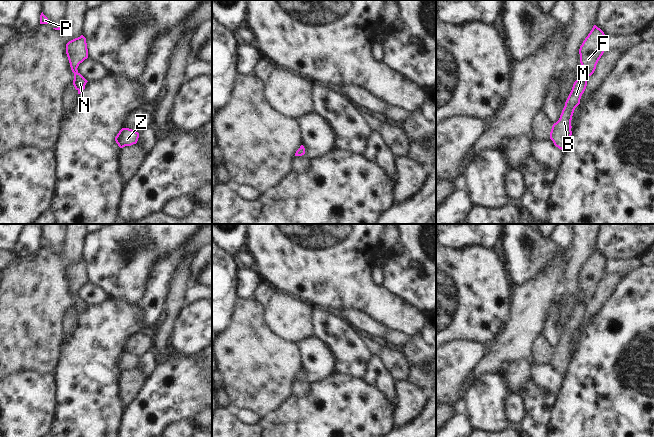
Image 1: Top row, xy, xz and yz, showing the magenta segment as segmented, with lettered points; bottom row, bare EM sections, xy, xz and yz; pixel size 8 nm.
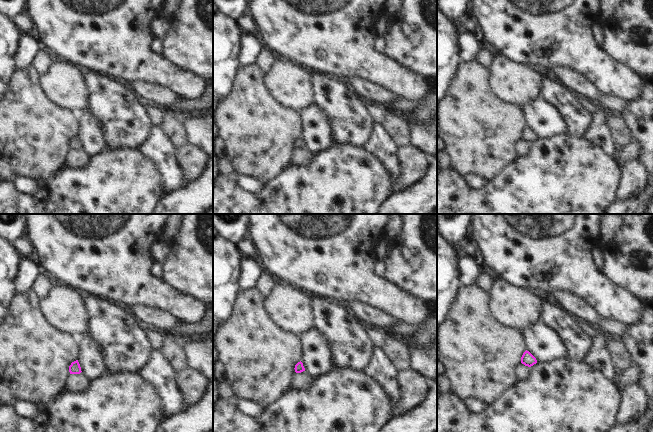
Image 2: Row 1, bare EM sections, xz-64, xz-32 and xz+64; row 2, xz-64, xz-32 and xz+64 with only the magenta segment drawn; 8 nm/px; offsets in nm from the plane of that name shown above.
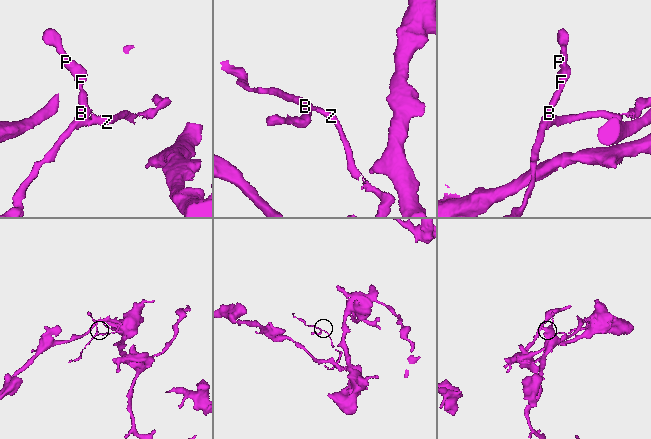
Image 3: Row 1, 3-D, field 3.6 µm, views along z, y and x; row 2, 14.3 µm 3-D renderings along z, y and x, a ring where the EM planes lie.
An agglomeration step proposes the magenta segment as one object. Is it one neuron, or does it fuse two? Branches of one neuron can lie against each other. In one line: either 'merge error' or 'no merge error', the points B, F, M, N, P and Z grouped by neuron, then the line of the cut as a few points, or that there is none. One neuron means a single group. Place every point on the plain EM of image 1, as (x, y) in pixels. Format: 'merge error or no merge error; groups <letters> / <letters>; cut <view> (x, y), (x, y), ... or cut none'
no merge error; groups B F M N P Z; cut none

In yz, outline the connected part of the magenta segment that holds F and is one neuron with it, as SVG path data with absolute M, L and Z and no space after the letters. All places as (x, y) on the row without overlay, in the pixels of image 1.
M594 249L580 270L580 287L584 299L574 306L560 342L553 348L550 356L550 363L554 369L563 375L566 375L572 359L571 344L574 334L580 328L581 320L587 310L588 301L594 297L596 289L605 275L607 261L600 252Z

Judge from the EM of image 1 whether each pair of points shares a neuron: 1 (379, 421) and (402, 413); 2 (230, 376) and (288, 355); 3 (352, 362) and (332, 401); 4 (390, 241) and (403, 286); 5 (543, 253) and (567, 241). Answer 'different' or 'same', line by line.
1: different
2: same
3: different
4: different
5: different

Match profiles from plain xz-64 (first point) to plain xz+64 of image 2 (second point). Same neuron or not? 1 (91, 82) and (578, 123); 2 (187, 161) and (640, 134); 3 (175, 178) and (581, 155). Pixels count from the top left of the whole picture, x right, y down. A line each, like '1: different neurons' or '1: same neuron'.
1: same neuron
2: different neurons
3: different neurons

